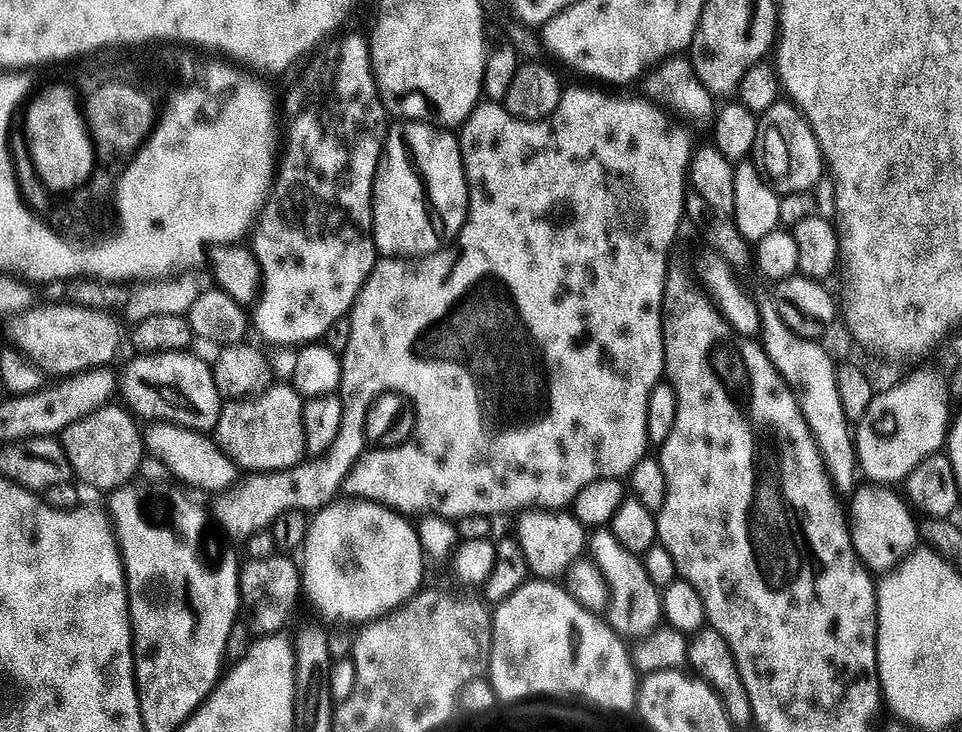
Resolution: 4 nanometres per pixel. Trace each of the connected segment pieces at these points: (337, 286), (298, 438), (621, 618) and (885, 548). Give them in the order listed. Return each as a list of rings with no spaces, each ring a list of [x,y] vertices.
[[[348,36],[331,44],[311,61],[313,64],[308,69],[303,69],[293,93],[293,102],[282,127],[282,147],[274,168],[272,191],[259,214],[253,240],[250,240],[262,270],[260,299],[254,305],[254,328],[260,331],[266,343],[277,344],[280,348],[295,349],[323,341],[323,336],[343,316],[345,319],[351,313],[378,263],[374,197],[389,143],[389,105],[376,79],[371,43],[365,37],[363,40],[360,36]]]
[[[273,386],[261,396],[250,400],[233,400],[220,409],[220,421],[214,439],[222,451],[235,462],[237,469],[248,474],[285,472],[305,463],[306,426],[304,425],[305,397],[295,387]]]
[[[596,530],[590,536],[590,559],[602,570],[602,578],[608,587],[607,623],[622,638],[643,638],[661,627],[664,606],[662,592],[650,582],[641,557],[635,556],[610,530]]]
[[[857,487],[852,498],[854,499],[852,512],[850,508],[852,544],[856,547],[856,555],[869,572],[894,573],[913,552],[917,551],[918,541],[922,536],[917,517],[906,503],[905,497],[901,493],[899,496],[891,487],[865,487]]]

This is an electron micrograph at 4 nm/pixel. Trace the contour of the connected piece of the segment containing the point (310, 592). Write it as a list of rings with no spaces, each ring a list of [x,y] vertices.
[[[359,498],[333,502],[311,517],[302,549],[302,588],[307,599],[309,596],[324,611],[325,621],[345,620],[363,626],[396,611],[421,591],[426,557],[419,531],[407,523],[411,524],[401,513]]]

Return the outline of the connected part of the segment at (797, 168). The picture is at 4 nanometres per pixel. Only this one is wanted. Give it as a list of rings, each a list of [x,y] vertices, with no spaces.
[[[791,102],[770,106],[770,110],[759,117],[754,156],[760,171],[784,196],[799,192],[811,193],[812,187],[826,176],[824,155],[818,138],[803,112]]]

